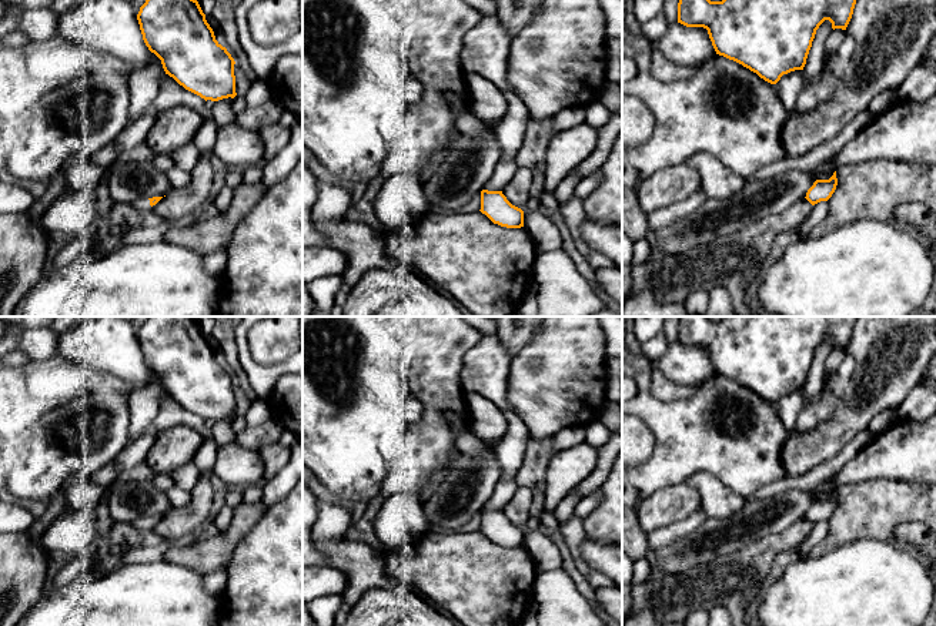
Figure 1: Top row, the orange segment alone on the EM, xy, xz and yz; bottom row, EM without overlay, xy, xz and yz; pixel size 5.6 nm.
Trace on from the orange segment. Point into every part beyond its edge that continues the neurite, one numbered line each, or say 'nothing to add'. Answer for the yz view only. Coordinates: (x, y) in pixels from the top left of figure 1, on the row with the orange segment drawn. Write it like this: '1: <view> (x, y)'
nothing to add

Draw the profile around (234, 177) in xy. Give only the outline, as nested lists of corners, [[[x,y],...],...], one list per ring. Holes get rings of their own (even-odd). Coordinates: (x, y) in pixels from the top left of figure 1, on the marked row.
[[[230,167],[225,177],[225,185],[231,187],[233,190],[237,188],[240,184],[243,184],[243,174],[243,167]]]

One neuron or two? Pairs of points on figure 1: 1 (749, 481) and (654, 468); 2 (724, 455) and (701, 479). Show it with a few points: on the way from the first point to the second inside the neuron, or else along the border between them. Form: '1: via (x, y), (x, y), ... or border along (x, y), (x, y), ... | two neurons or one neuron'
1: via (725, 461), (678, 461) | one neuron
2: border along (687, 479), (697, 472), (709, 472), (734, 492) | two neurons

